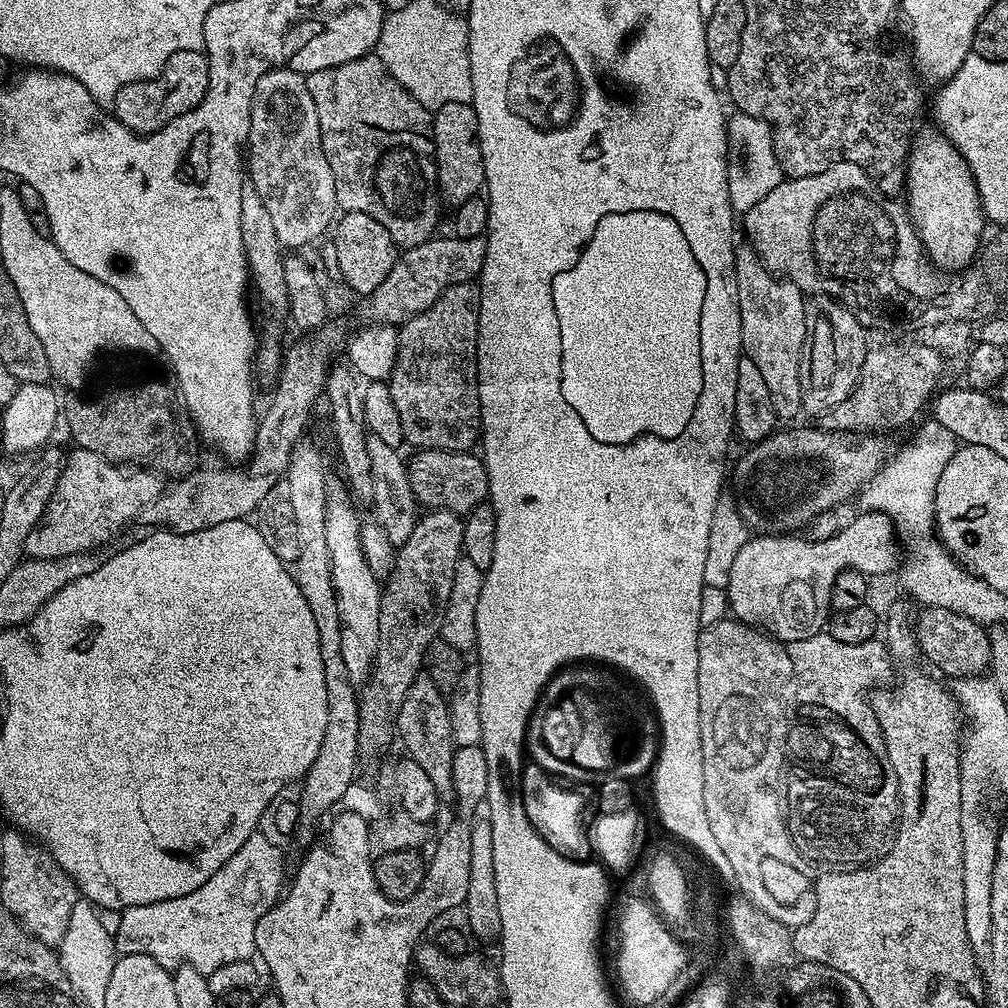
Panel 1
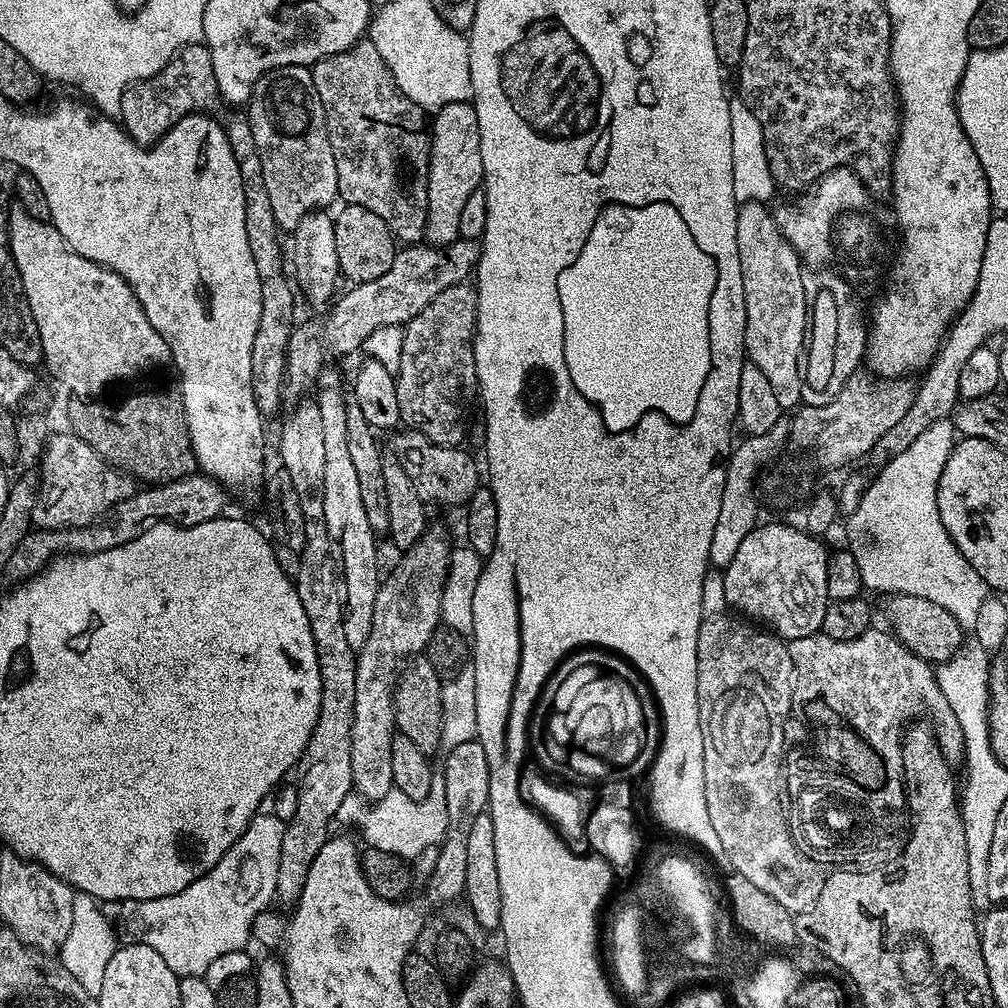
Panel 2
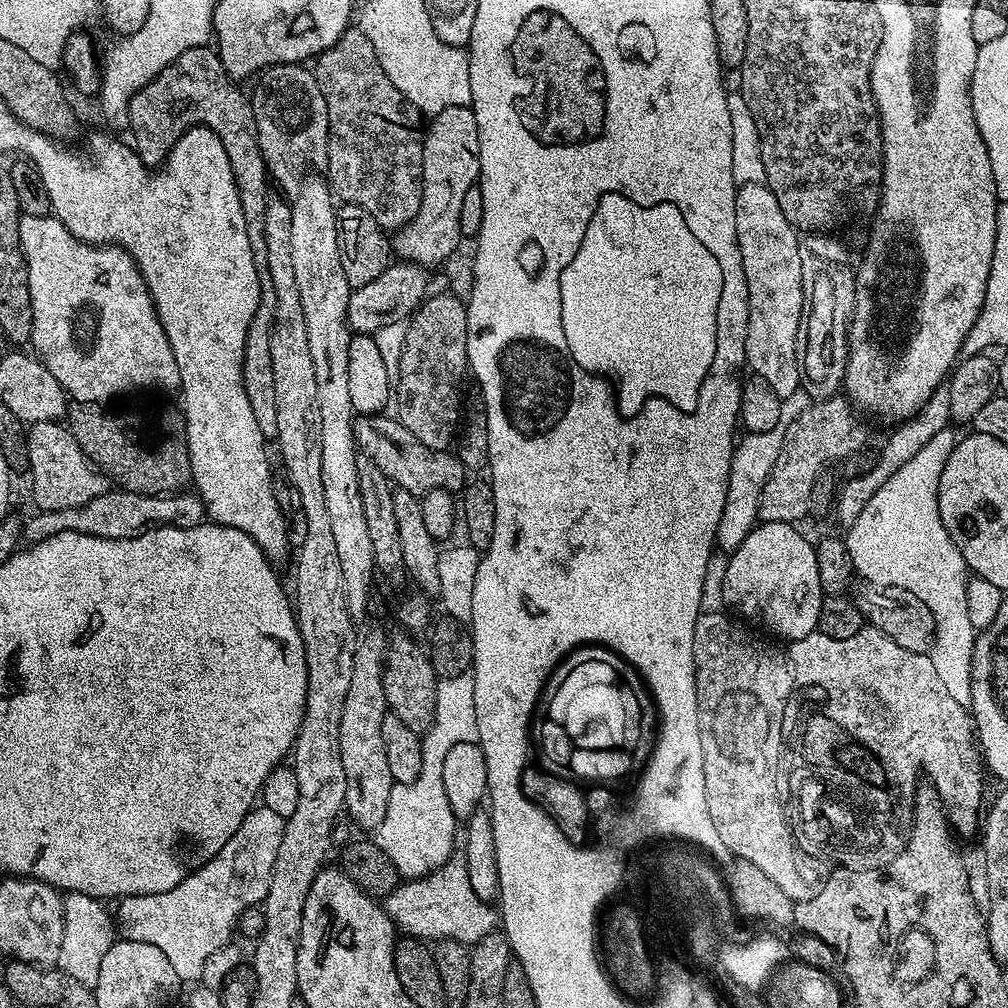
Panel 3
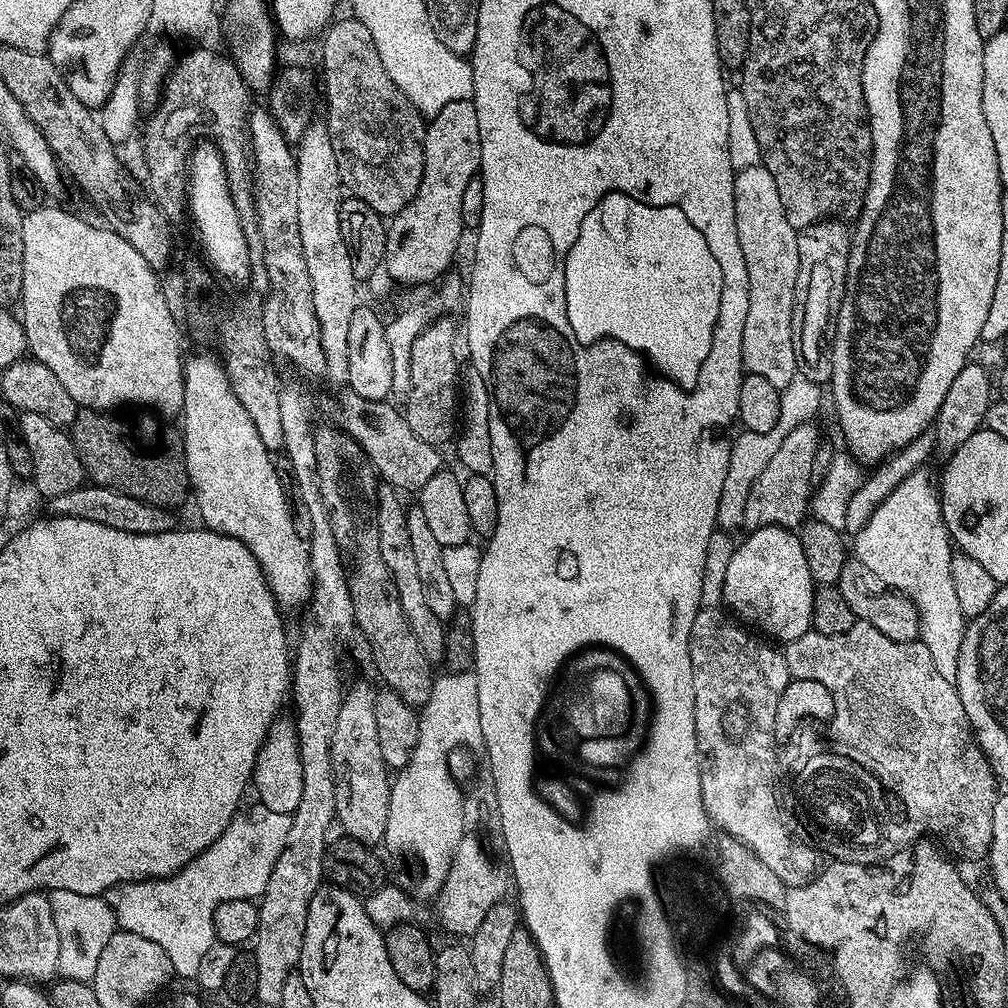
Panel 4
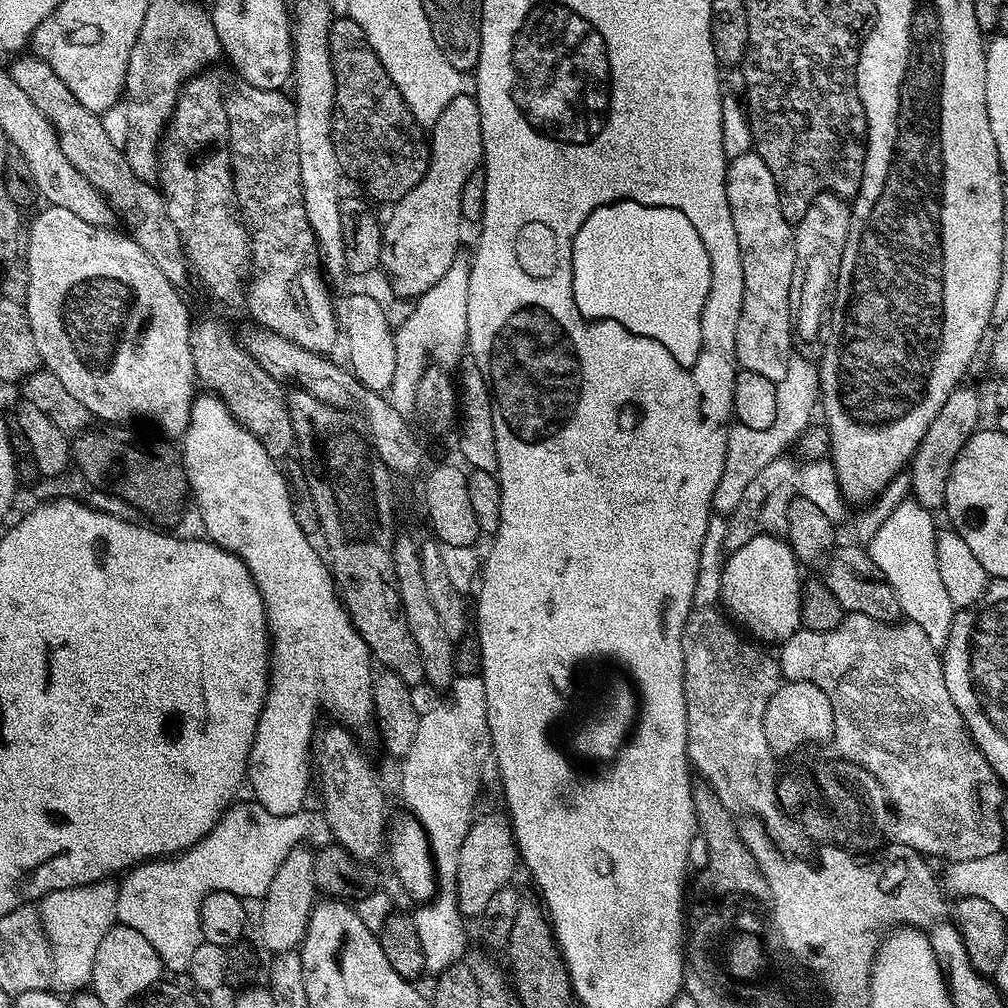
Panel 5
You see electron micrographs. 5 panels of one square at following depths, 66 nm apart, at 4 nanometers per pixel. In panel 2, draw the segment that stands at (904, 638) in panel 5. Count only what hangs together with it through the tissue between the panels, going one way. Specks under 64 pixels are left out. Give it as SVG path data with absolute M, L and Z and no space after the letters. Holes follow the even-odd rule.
M873 626L853 640L835 640L829 636L817 634L787 641L788 653L794 662L794 670L804 680L805 685L814 690L820 689L832 708L844 713L844 716L852 721L852 724L859 728L860 732L868 737L868 740L872 741L880 752L884 753L884 756L888 756L889 760L896 759L898 723L919 721L921 719L919 716L925 712L929 720L927 723L930 725L941 755L949 765L959 765L964 758L962 727L958 724L953 710L950 710L950 705L946 702L942 690L939 689L933 665L918 658L906 645L900 643L891 631L879 632L878 628Z

